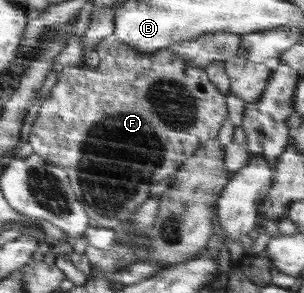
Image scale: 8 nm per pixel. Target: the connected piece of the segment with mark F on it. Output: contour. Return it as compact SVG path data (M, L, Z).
M109 35L100 42L96 50L101 58L98 67L94 69L80 68L79 64L64 67L57 72L56 84L52 86L50 96L41 100L42 105L38 117L33 122L30 130L29 144L32 145L34 154L37 154L49 163L61 166L65 170L64 172L68 176L78 202L82 204L89 218L96 220L98 227L114 229L125 218L128 218L129 215L138 210L143 202L149 199L150 185L157 184L171 177L177 172L179 166L200 148L201 144L217 138L218 130L220 130L222 122L227 119L229 110L227 109L227 95L220 92L215 83L209 78L207 71L200 67L192 66L170 48L160 49L156 53L140 53L134 47L130 47L127 43L122 43L113 35Z

